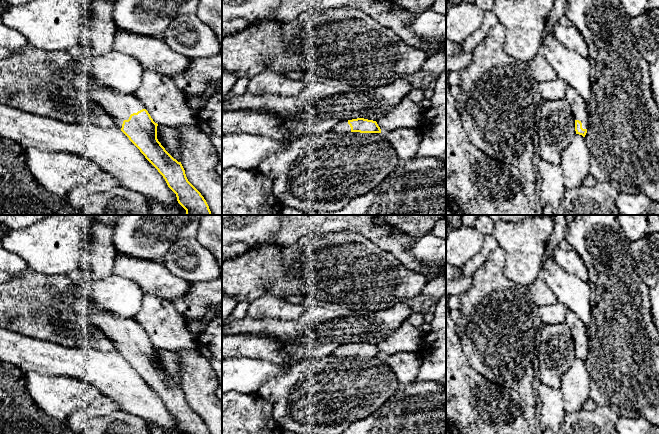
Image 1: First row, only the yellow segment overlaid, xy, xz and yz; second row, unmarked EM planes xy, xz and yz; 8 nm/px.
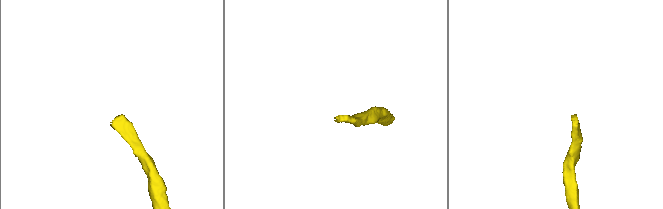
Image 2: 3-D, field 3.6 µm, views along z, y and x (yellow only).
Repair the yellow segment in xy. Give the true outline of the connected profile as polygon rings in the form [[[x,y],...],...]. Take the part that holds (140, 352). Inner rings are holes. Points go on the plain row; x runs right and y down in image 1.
[[[92,310],[89,320],[158,394],[185,434],[210,434],[201,417],[188,405],[181,386],[174,383],[158,365],[158,348],[134,318]]]

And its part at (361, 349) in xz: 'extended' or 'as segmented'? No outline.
extended

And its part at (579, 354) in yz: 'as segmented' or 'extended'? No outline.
extended

